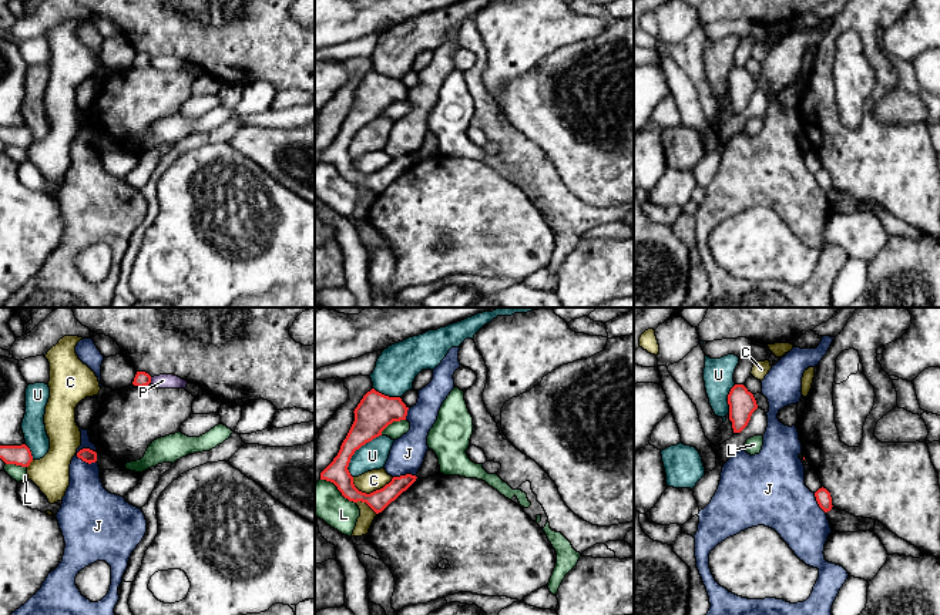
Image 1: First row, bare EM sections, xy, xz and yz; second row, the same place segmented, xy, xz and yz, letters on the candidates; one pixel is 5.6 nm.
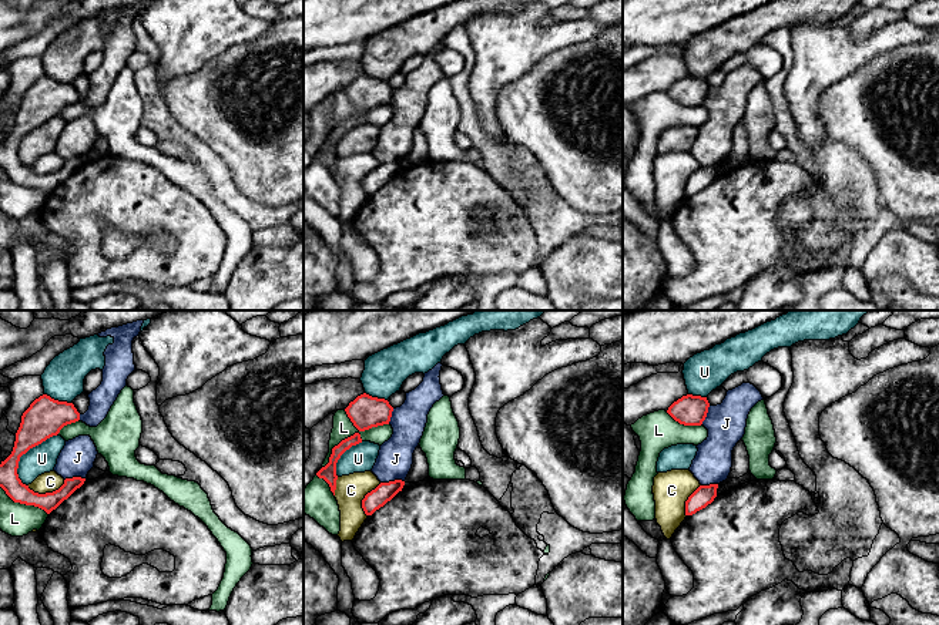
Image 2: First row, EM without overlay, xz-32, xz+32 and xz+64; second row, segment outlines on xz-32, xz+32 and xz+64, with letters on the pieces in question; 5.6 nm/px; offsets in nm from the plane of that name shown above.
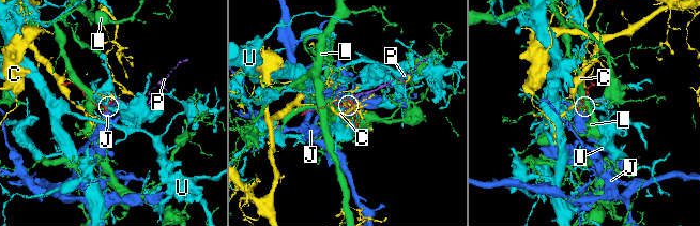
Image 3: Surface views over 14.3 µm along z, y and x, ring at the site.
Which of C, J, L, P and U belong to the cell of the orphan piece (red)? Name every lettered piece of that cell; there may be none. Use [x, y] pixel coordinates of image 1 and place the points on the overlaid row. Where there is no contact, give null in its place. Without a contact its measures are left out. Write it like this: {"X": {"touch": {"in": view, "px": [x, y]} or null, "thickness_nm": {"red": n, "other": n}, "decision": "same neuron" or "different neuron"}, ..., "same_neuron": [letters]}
{"C": {"touch": {"in": "xz", "px": [373, 491]}, "thickness_nm": {"red": 120, "other": 120}, "decision": "different neuron"}, "J": {"touch": {"in": "xy", "px": [86, 461]}, "thickness_nm": {"red": 80, "other": 280}, "decision": "different neuron"}, "L": {"touch": {"in": "xz", "px": [338, 489]}, "thickness_nm": {"red": 120, "other": 200}, "decision": "different neuron"}, "P": {"touch": {"in": "xy", "px": [150, 380]}, "thickness_nm": {"red": 90, "other": 80}, "decision": "different neuron"}, "U": {"touch": {"in": "xz", "px": [355, 450]}, "thickness_nm": {"red": 200, "other": 160}, "decision": "different neuron"}, "same_neuron": []}

